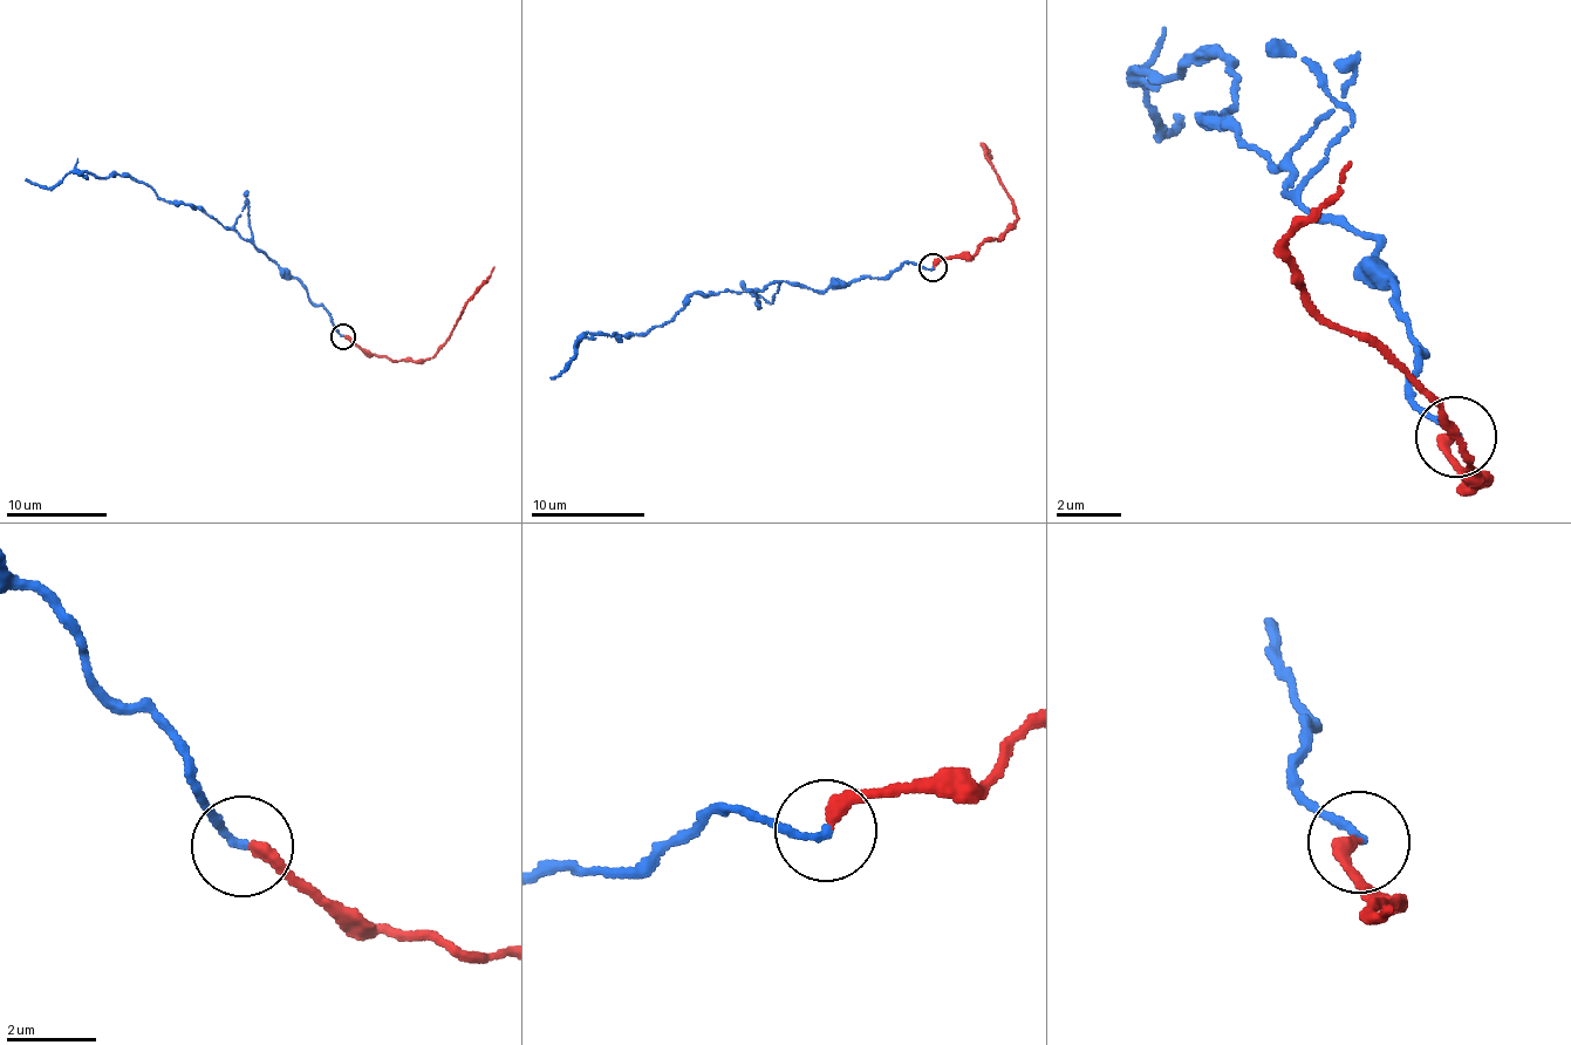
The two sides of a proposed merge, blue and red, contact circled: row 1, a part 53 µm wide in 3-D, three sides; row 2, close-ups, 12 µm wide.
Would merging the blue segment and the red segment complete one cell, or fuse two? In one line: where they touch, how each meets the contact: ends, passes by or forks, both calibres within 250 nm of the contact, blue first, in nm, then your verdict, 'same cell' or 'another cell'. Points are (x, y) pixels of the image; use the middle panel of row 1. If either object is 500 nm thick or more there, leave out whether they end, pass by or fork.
place (933, 267); blue ends; red ends; calibres 170 and 280 nm; same cell

